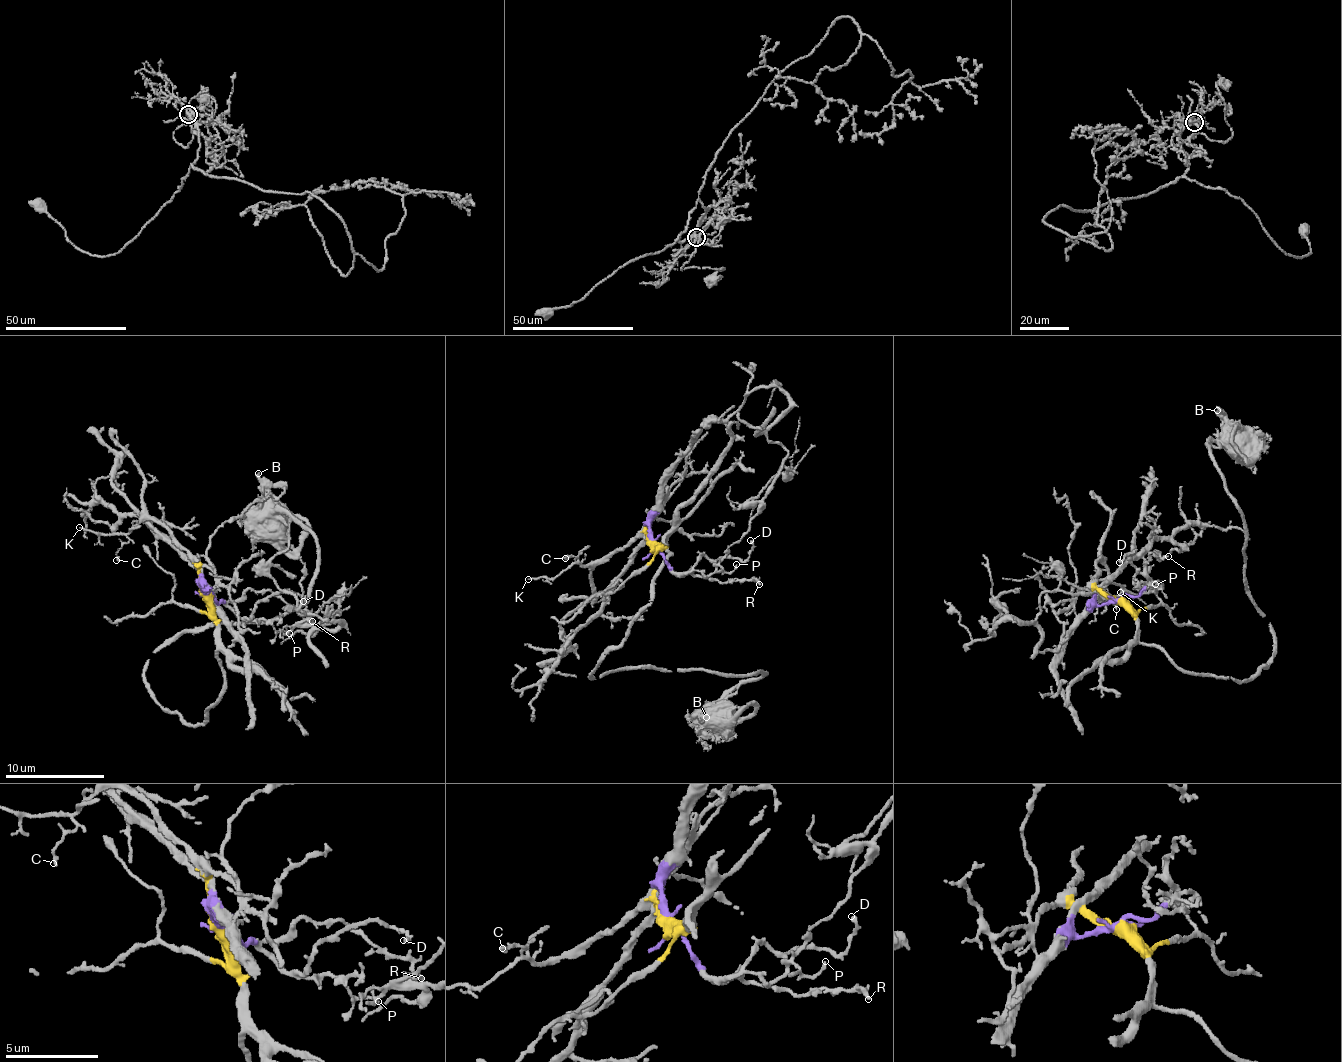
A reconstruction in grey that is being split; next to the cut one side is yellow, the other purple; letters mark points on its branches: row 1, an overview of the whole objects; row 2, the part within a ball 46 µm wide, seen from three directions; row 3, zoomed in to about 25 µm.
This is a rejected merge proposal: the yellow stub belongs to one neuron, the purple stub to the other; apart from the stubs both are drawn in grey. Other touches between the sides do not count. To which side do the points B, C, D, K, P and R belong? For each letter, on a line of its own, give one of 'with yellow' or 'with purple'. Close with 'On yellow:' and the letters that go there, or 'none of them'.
B: with yellow
C: with yellow
D: with purple
K: with yellow
P: with purple
R: with purple
On yellow: B, C, K

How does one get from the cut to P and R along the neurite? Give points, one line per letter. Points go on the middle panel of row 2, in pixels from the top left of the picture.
P: (653, 545), (660, 549), (663, 559), (678, 572), (695, 570), (710, 575), (717, 565), (725, 571), (737, 565)
R: (653, 545), (660, 549), (675, 574), (720, 581), (752, 579), (760, 585)

